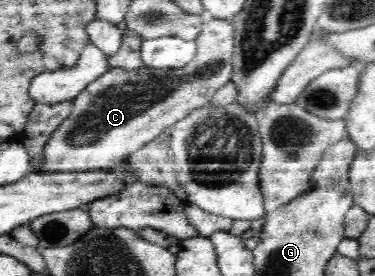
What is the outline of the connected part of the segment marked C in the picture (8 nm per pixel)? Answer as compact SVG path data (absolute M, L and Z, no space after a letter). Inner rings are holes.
M206 18L200 27L200 34L194 39L197 46L195 57L181 69L155 71L142 66L139 70L127 71L122 68L109 68L99 79L85 87L73 101L71 114L55 129L41 150L40 165L34 171L41 174L55 172L107 170L128 158L131 153L155 137L159 137L167 127L187 117L195 109L209 105L213 95L232 79L232 55L234 50L234 25L231 19Z

